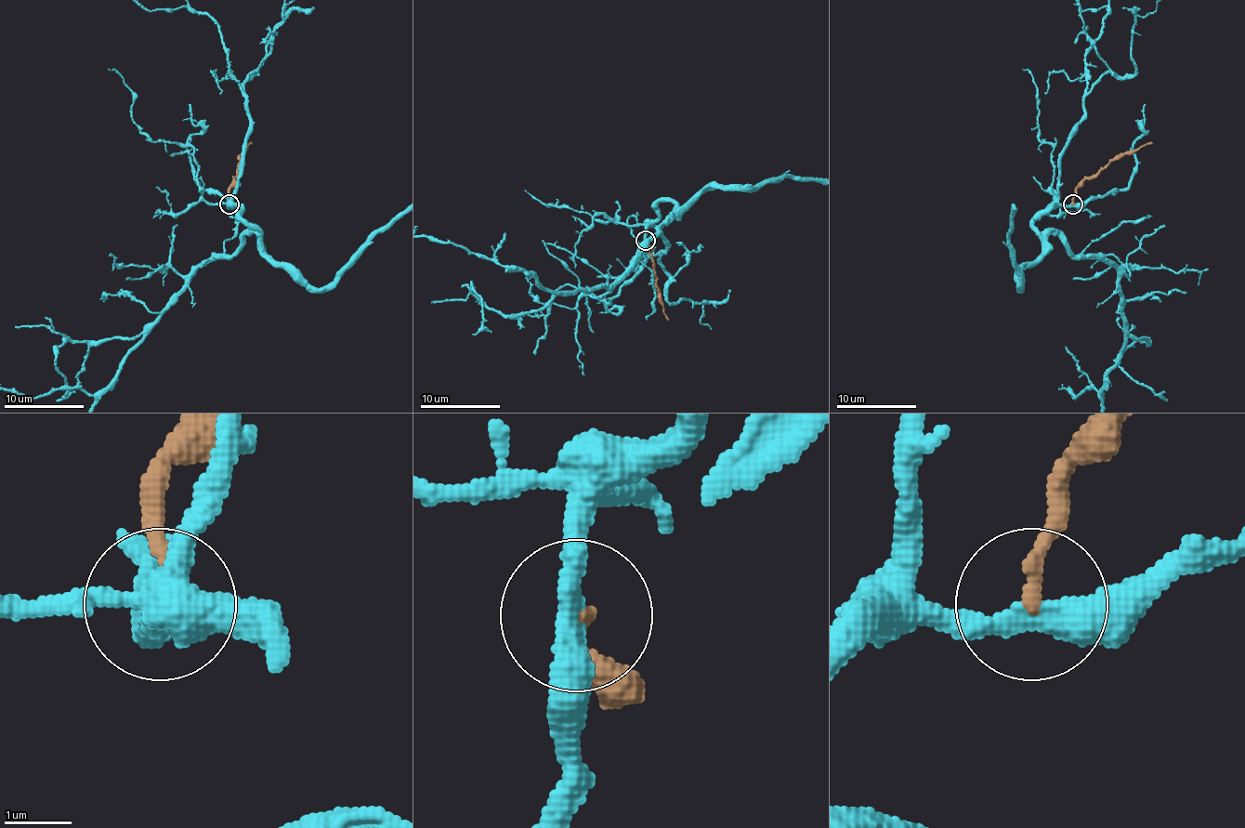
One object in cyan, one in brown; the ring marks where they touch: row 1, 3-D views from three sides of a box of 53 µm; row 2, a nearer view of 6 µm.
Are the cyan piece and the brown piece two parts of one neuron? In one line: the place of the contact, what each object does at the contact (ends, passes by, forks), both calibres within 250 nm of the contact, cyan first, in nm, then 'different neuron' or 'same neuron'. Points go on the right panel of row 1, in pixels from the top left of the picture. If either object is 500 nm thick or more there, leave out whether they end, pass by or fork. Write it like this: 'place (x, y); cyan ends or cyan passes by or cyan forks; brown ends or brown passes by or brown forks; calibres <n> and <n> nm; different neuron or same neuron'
place (1072, 203); cyan passes by; brown ends; calibres 360 and 240 nm; different neuron

